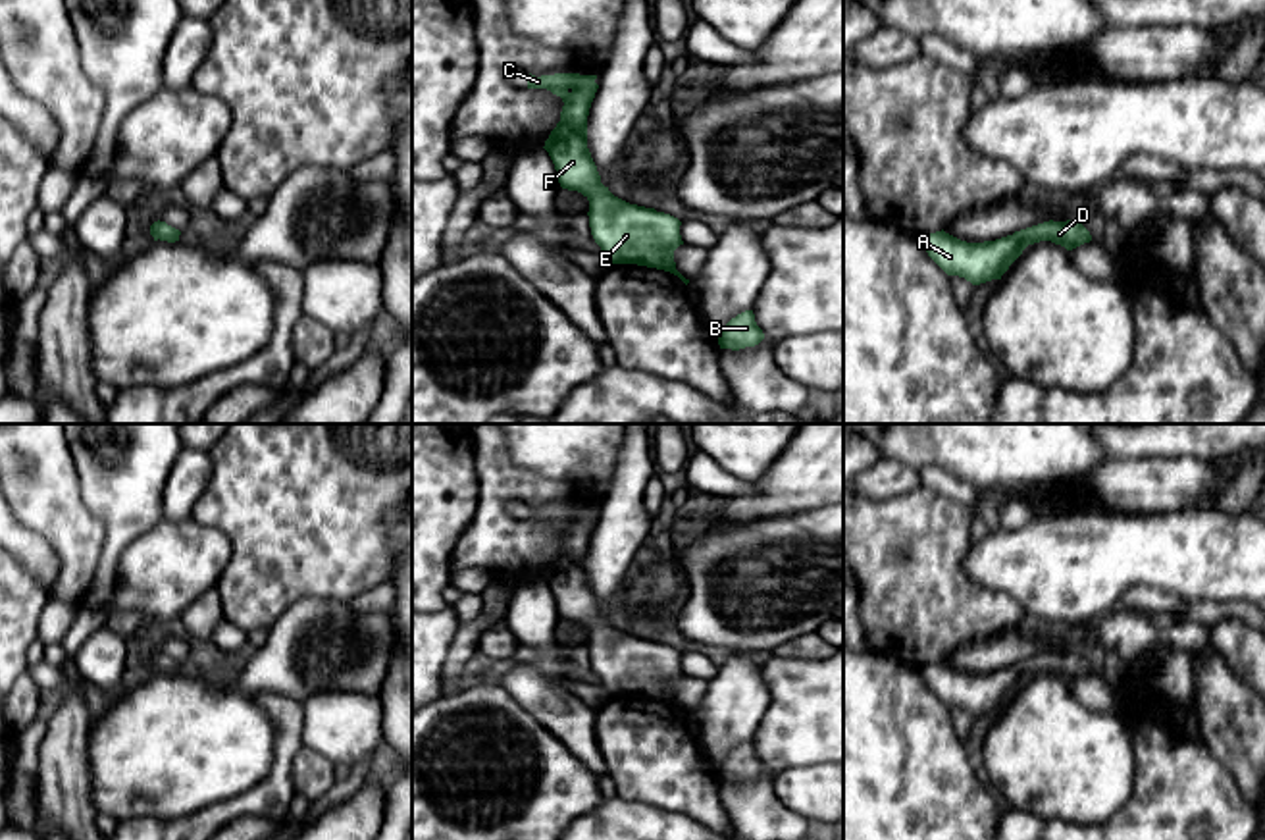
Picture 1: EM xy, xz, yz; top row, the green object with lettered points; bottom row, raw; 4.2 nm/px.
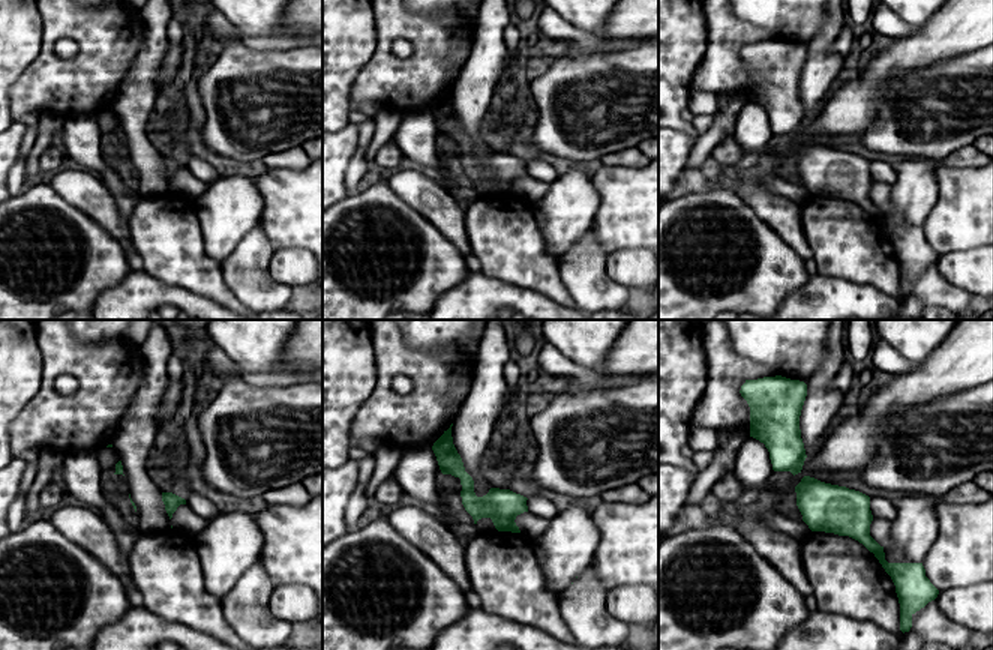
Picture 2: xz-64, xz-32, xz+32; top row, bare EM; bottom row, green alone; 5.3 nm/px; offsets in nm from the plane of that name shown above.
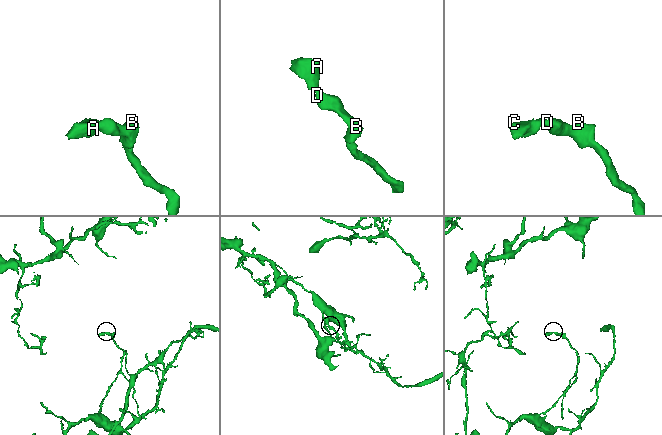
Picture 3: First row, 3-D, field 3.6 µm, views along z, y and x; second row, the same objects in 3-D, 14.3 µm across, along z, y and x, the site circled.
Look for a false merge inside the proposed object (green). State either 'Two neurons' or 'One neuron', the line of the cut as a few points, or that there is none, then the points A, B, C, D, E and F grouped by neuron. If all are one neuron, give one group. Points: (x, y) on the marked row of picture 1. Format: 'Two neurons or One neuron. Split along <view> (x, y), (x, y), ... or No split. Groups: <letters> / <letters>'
One neuron. No split. Groups: A B C D E F

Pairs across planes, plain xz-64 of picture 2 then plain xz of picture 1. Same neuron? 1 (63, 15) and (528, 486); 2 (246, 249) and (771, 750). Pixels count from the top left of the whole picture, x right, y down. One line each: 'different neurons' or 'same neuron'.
1: same neuron
2: different neurons

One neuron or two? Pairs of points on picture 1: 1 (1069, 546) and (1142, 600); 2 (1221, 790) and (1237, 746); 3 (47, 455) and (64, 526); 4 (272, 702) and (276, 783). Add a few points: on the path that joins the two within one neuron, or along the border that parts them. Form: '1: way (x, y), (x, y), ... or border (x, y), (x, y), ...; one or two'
1: border (1173, 596), (1133, 584), (1117, 607); two
2: border (1200, 742), (1233, 777), (1244, 798); two
3: way (47, 472), (47, 499), (54, 509); one
4: way (285, 721), (285, 754), (282, 763); one

